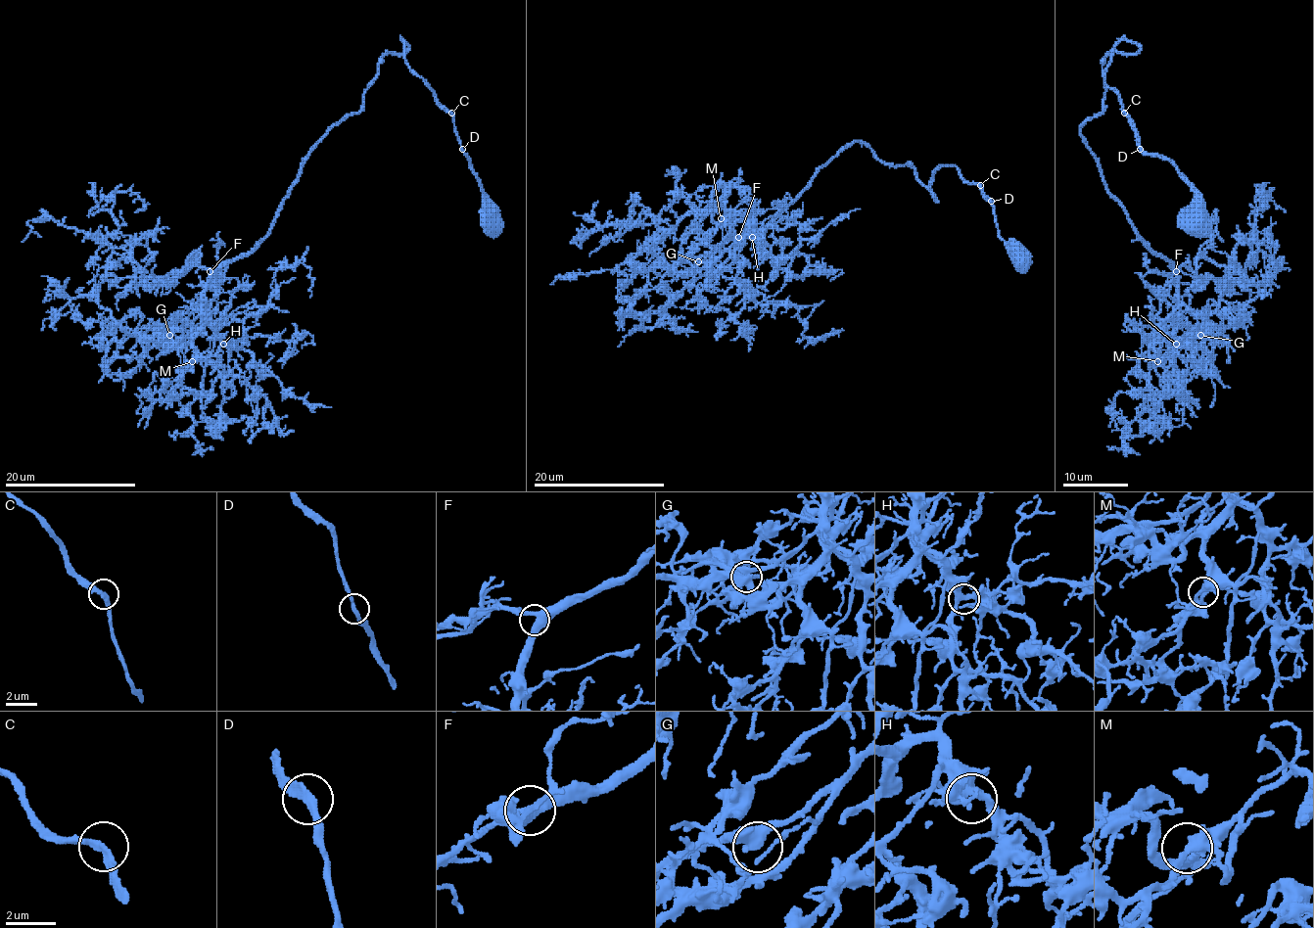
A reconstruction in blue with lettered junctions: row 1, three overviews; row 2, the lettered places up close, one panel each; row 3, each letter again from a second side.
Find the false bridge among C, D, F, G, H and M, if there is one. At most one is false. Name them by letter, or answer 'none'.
none

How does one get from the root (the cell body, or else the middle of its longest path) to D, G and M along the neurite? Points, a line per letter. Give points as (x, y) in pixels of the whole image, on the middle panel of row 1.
D: (1022, 256), (1012, 256), (998, 233), (991, 201)
G: (1022, 256), (955, 166), (934, 172), (937, 201), (908, 162), (854, 142), (757, 232), (728, 235), (698, 261)
M: (1022, 256), (955, 166), (934, 172), (937, 201), (908, 162), (860, 142), (757, 232), (733, 238), (721, 218)

